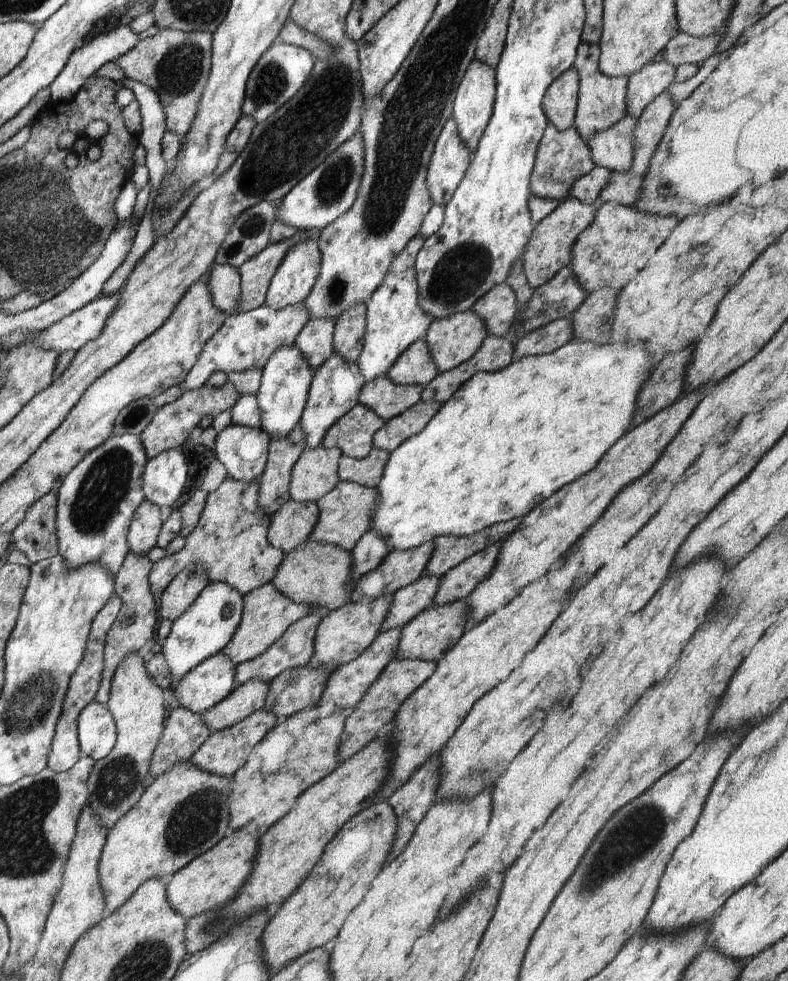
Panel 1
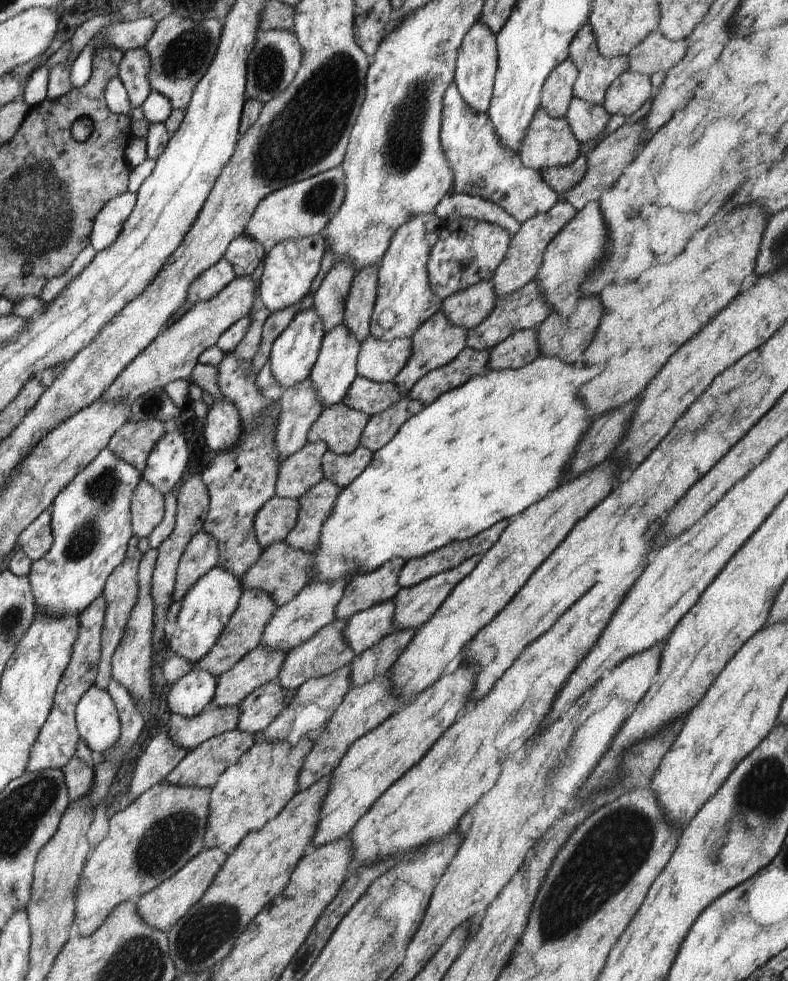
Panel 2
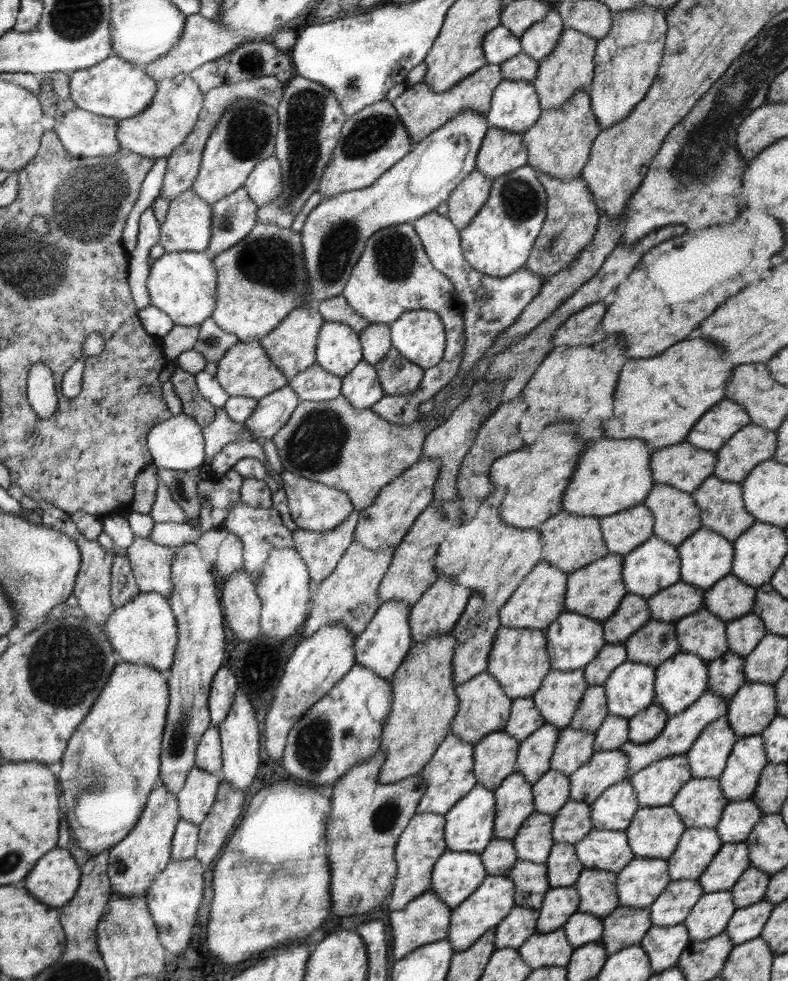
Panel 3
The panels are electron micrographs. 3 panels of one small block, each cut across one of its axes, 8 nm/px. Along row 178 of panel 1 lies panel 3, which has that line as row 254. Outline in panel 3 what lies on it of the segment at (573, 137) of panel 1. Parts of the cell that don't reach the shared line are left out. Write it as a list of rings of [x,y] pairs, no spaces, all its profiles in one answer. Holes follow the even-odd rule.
[[[538,173],[537,177],[547,194],[547,214],[542,225],[542,230],[534,241],[525,267],[529,268],[533,275],[539,276],[542,280],[548,280],[553,274],[563,271],[576,259],[579,259],[577,258],[578,254],[593,241],[601,216],[597,213],[594,198],[590,196],[591,190],[587,187],[586,181],[581,176],[572,180],[560,180]]]

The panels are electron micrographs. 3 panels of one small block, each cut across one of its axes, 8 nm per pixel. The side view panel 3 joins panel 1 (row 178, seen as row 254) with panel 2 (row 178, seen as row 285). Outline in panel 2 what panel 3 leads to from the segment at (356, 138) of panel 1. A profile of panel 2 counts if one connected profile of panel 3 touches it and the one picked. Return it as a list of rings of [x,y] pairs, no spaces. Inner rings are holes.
[[[342,165],[290,184],[265,196],[256,207],[250,222],[244,228],[244,236],[262,244],[267,253],[283,240],[294,240],[318,234],[336,216],[344,200],[345,180]]]

